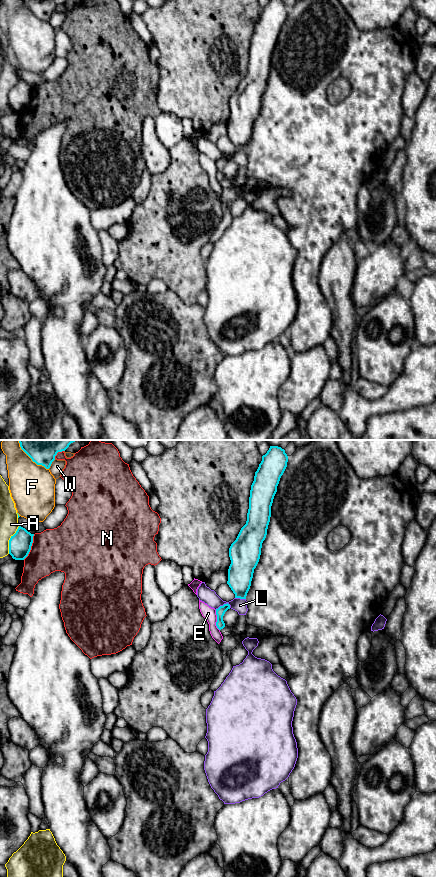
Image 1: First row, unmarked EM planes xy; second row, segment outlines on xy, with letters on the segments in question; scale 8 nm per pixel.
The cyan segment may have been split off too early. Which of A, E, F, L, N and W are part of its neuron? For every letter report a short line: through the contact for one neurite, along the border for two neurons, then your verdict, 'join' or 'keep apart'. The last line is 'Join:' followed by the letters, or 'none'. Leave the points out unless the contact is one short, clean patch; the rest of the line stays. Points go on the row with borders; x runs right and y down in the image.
A: keep apart
E: line xy (215, 610), (216, 627), (219, 630); keep apart
F: keep apart
L: keep apart
N: keep apart
W: keep apart
Join: none

